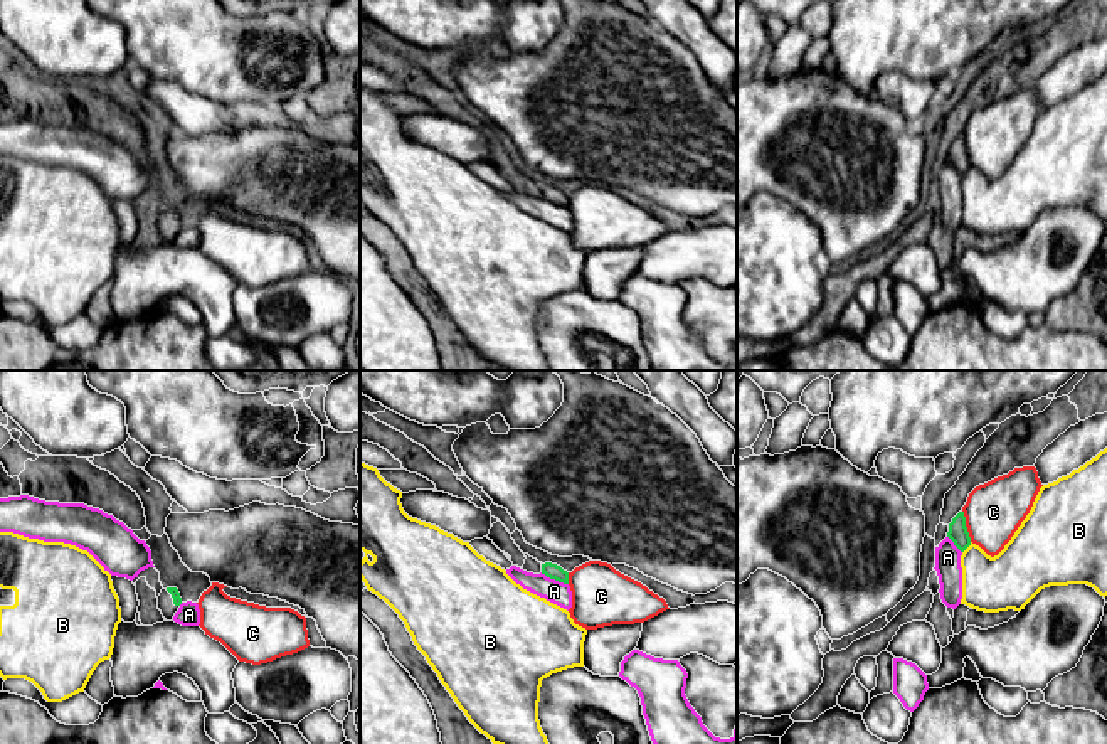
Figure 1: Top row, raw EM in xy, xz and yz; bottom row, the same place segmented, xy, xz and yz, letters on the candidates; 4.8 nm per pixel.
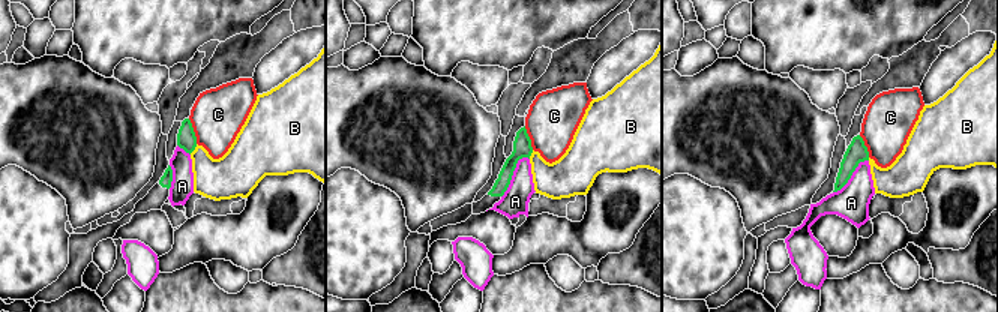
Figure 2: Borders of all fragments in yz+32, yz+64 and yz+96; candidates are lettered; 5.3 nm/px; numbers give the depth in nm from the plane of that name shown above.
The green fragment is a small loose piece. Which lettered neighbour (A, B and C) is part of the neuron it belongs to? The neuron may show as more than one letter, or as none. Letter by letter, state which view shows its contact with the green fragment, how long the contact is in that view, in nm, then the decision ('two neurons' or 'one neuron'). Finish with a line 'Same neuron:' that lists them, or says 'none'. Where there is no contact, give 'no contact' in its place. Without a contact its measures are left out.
A: xz | 150 nm | two neurons
B: yz | 70 nm | two neurons
C: yz | 160 nm | two neurons
Same neuron: none

